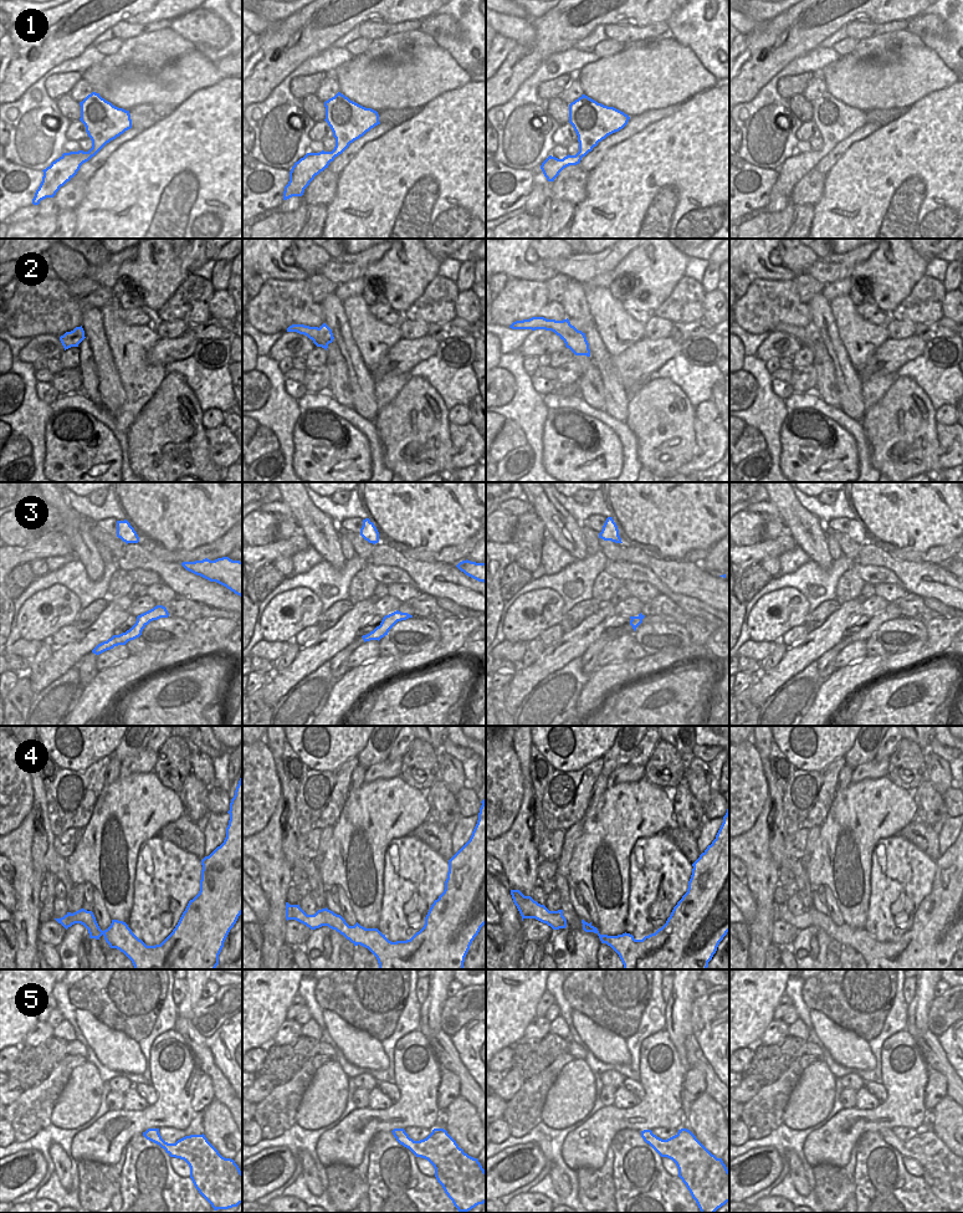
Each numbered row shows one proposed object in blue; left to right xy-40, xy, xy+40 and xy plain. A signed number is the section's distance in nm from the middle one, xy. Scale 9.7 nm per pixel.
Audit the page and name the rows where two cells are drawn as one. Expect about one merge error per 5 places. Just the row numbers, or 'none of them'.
2

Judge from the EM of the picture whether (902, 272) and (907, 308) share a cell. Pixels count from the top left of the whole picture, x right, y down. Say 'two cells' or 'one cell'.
two cells

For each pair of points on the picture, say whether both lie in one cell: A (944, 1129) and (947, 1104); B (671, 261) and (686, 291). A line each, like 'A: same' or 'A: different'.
A: same
B: different

